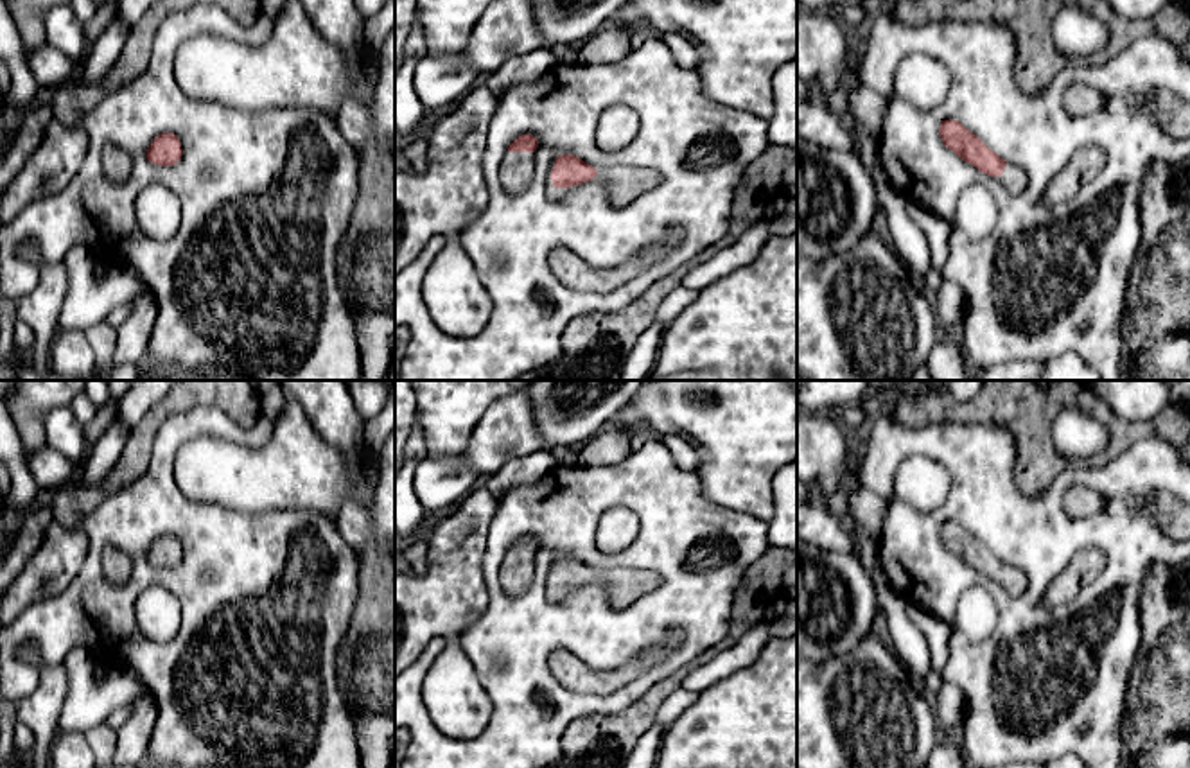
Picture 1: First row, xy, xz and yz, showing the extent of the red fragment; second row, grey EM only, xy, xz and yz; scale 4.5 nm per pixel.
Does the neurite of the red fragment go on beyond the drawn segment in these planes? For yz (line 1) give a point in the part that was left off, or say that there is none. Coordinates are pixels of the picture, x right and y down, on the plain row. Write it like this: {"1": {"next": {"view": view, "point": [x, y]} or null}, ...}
{"1": {"next": null}}

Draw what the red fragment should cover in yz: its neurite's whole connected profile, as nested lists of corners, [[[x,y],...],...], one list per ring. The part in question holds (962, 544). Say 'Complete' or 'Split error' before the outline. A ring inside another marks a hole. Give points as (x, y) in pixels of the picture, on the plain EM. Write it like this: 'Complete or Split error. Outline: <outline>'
Complete. Outline: [[[944,522],[939,535],[948,551],[951,551],[966,565],[976,569],[980,574],[994,580],[1000,580],[1005,574],[1007,563],[960,524]]]

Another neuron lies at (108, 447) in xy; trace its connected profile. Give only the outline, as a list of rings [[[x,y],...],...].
[[[115,420],[97,440],[90,456],[77,470],[75,479],[83,483],[97,483],[101,481],[117,463],[126,445],[129,429]]]

